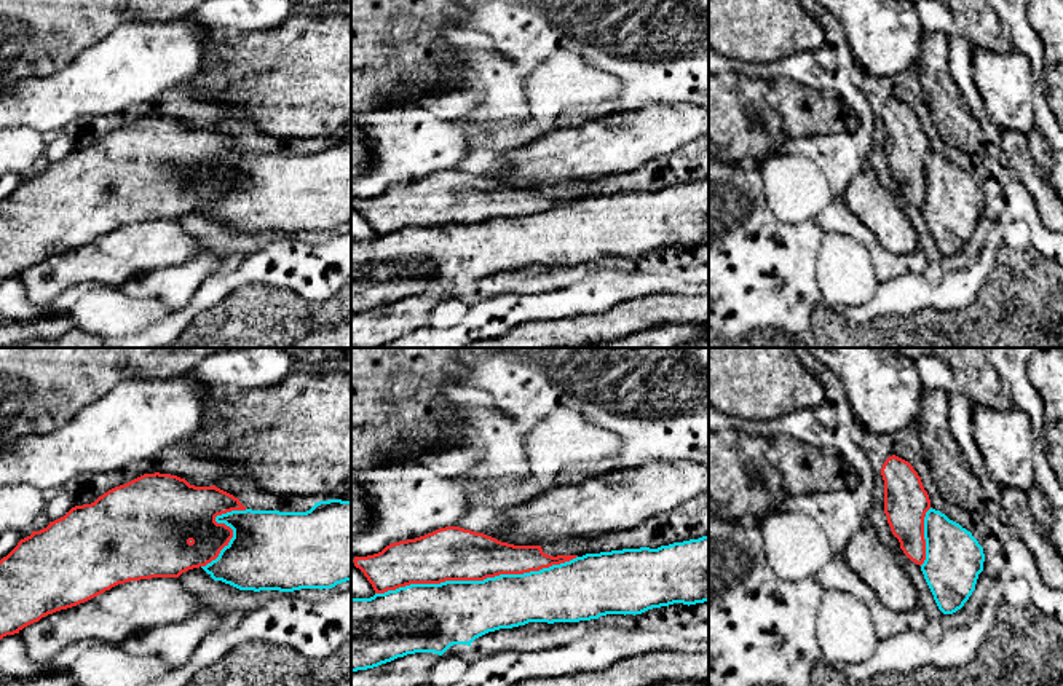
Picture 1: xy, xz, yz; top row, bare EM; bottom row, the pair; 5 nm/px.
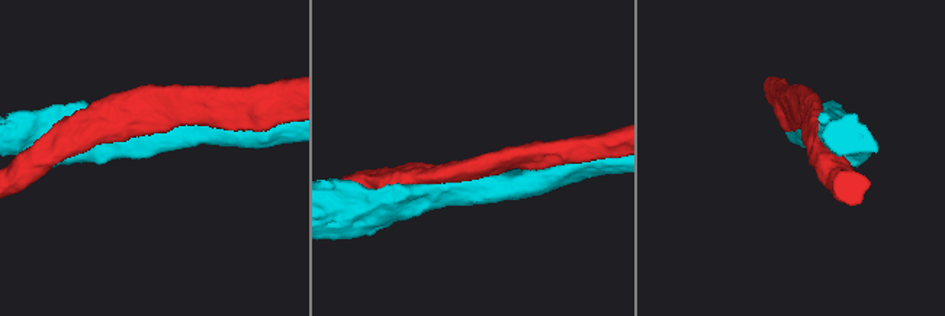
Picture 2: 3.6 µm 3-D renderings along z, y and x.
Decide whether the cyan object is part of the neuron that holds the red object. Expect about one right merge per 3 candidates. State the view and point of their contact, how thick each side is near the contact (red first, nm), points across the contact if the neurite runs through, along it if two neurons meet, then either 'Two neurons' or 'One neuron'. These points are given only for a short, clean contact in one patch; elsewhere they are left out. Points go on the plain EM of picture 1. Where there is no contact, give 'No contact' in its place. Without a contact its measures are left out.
Touches red at xz (476, 222). Thickness 280 nm (red) against 320 nm. Two neurons

